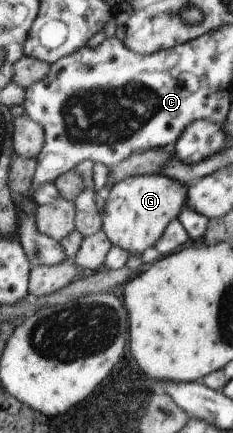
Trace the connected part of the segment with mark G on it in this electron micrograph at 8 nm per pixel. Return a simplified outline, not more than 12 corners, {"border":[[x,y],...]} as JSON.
{"border":[[161,174],[114,182],[103,231],[129,255],[153,247],[187,203]]}

